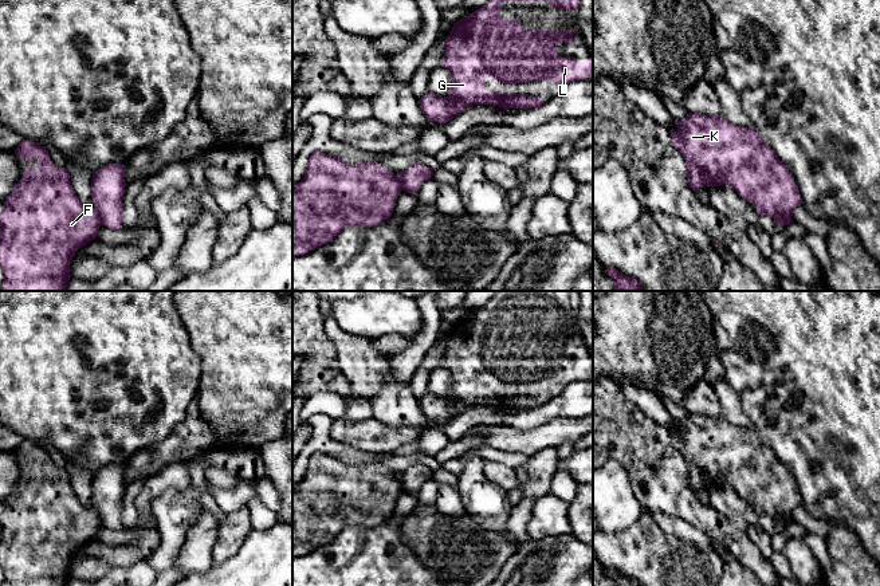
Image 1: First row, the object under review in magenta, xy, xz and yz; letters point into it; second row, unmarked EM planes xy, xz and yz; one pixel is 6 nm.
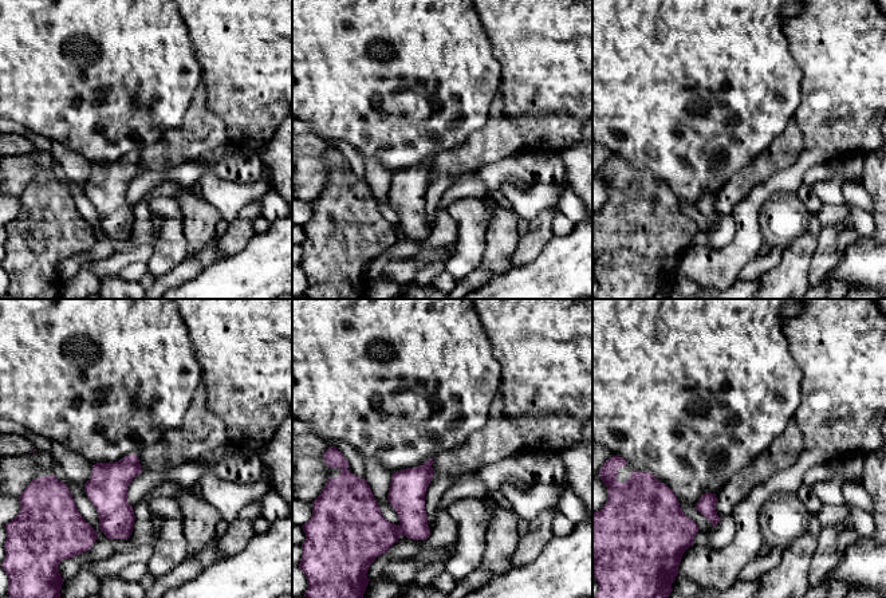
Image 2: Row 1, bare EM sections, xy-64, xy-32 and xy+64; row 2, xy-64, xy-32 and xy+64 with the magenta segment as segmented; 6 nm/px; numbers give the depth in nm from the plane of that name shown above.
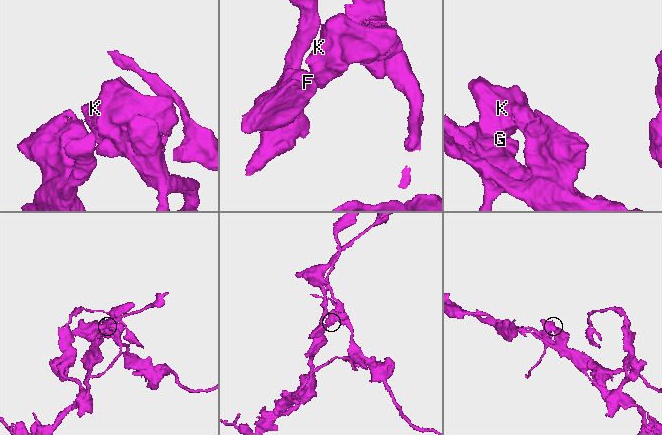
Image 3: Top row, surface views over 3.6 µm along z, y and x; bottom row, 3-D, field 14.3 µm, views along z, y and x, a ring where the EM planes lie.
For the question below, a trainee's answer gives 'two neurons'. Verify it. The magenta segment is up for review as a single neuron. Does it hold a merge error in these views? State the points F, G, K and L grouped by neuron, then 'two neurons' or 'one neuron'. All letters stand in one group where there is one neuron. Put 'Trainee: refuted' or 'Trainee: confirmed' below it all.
F / G K L | two neurons
Trainee: confirmed

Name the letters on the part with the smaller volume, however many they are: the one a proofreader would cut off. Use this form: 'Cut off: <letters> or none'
Cut off: G, K, L

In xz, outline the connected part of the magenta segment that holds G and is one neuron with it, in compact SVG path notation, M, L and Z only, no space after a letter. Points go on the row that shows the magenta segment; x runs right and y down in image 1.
M490 0L483 8L453 23L440 63L451 72L451 90L444 98L429 93L421 97L420 107L428 119L445 123L472 105L499 106L508 110L538 107L545 103L542 98L529 94L484 93L484 82L488 76L504 84L553 80L559 94L570 82L593 75L593 58L585 62L578 62L574 56L561 58L554 48L555 43L571 43L575 30L525 31L516 19L503 19L499 15L502 1L504 0Z

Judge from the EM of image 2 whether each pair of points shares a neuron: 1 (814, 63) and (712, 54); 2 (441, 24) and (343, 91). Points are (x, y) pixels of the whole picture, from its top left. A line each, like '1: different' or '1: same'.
1: different
2: same

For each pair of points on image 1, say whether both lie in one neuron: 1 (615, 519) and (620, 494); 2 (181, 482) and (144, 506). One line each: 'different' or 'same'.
1: same
2: same

